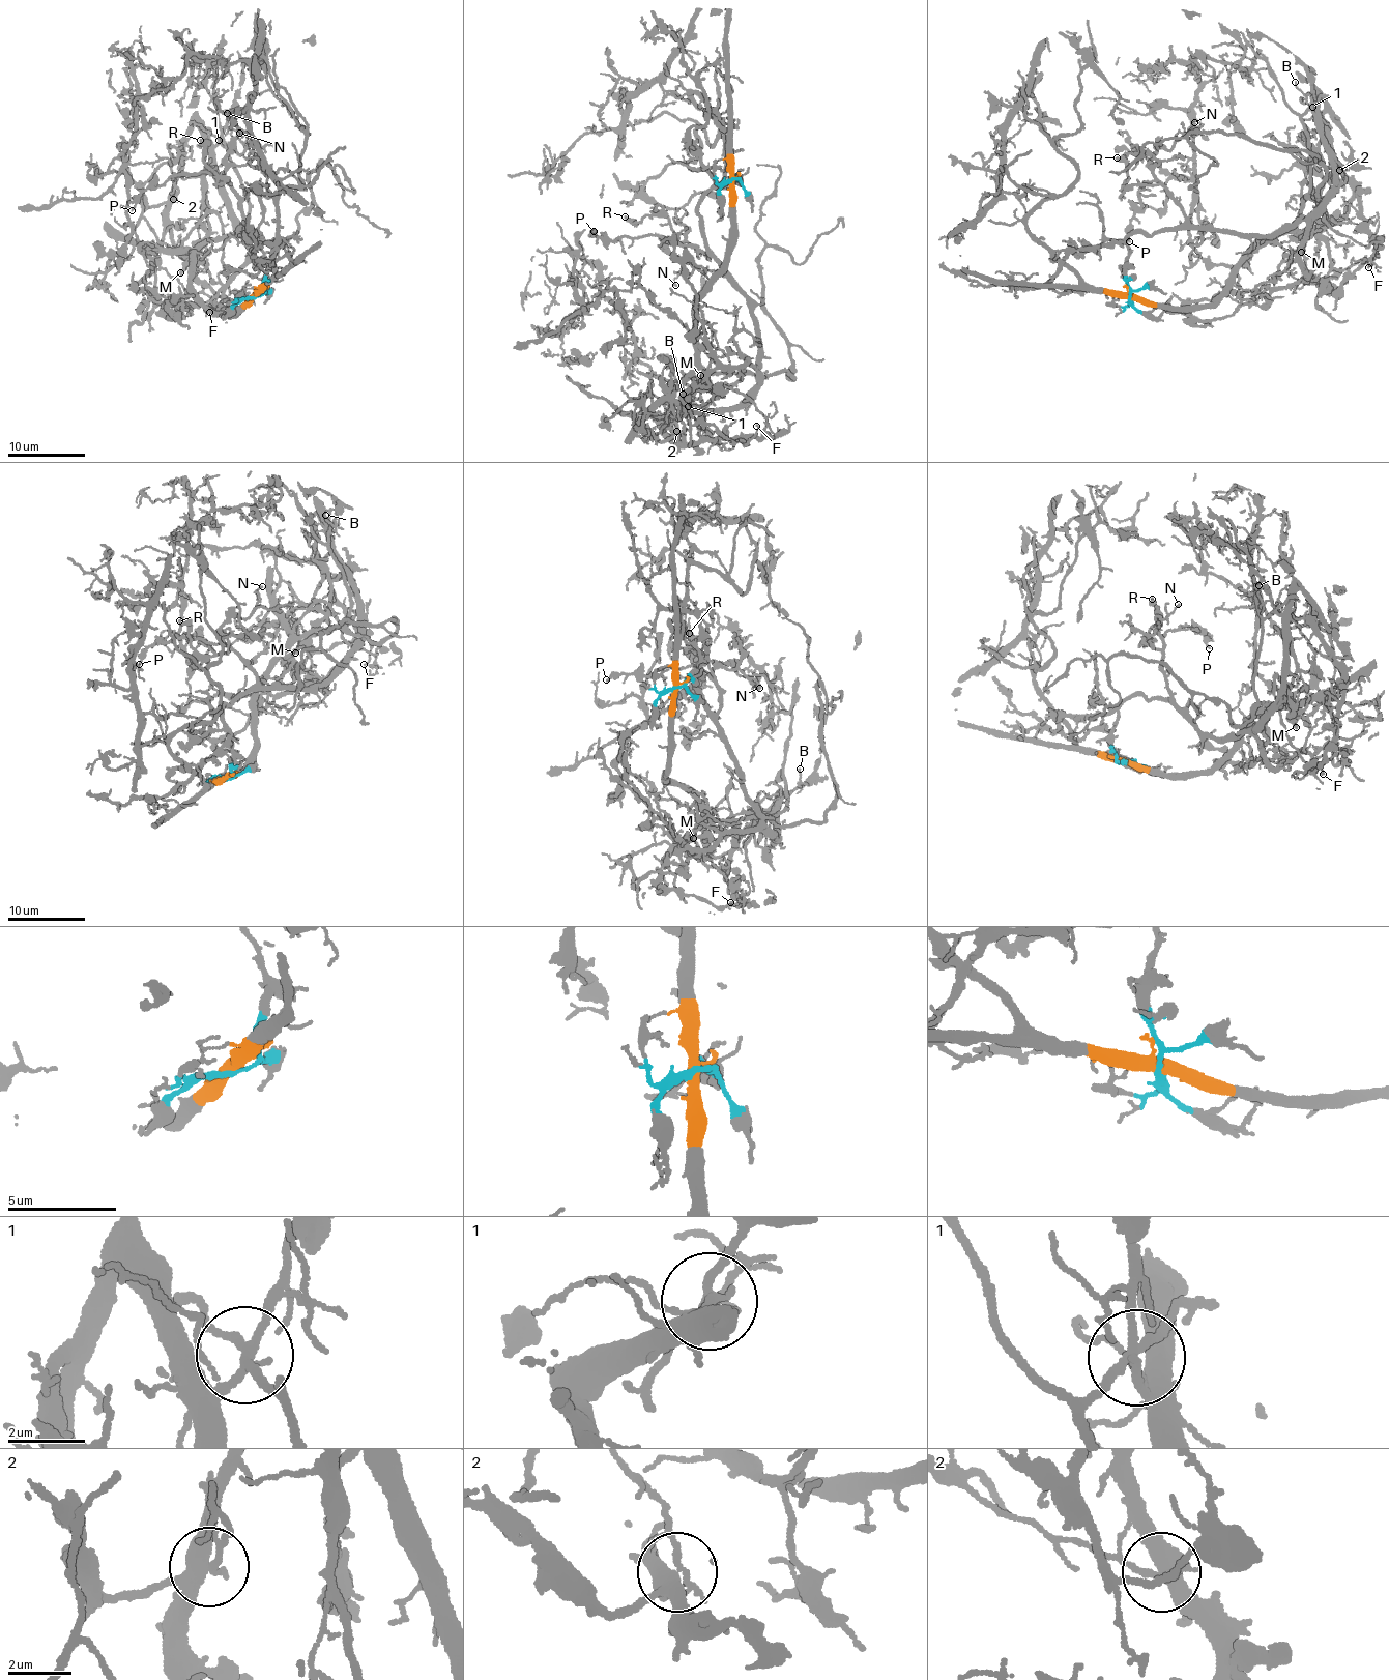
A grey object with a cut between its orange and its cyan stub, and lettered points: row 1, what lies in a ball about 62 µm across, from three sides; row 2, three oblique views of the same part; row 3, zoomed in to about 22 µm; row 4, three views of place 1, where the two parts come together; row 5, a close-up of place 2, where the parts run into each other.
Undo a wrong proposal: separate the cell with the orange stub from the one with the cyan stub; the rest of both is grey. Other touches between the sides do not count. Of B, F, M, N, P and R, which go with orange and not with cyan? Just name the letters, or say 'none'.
none

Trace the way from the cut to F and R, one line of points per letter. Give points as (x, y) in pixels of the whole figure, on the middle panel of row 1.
F: (732, 180), (698, 206), (705, 248), (747, 299), (758, 383), (727, 409), (660, 426), (689, 444), (756, 425)
R: (732, 180), (698, 206), (707, 255), (679, 242), (665, 216), (634, 225), (625, 216)

